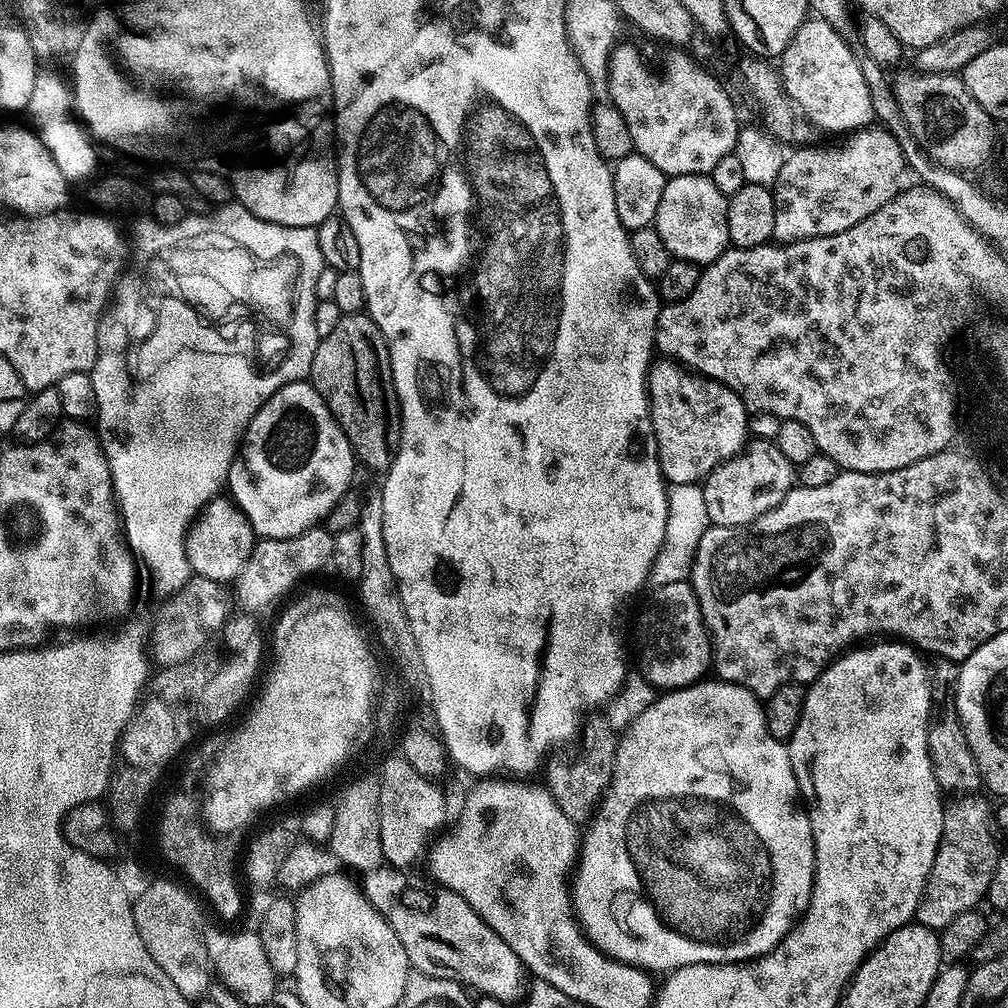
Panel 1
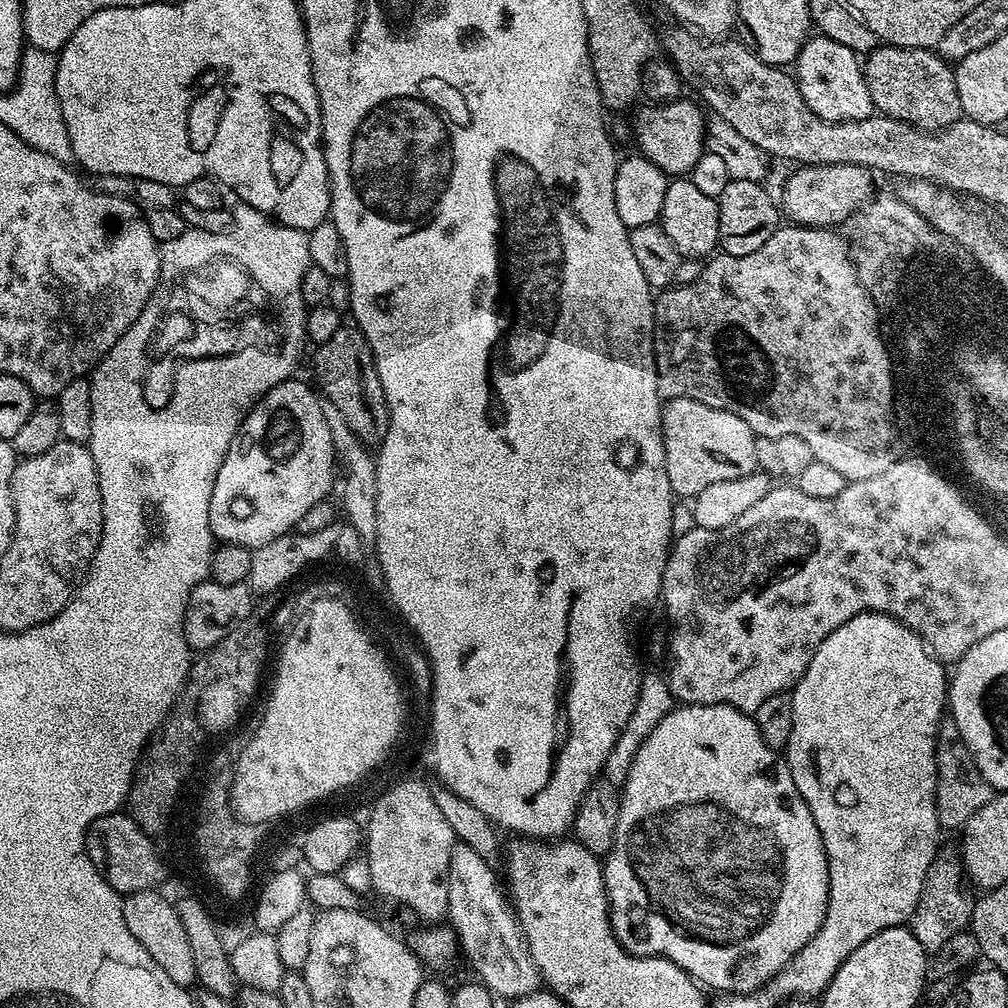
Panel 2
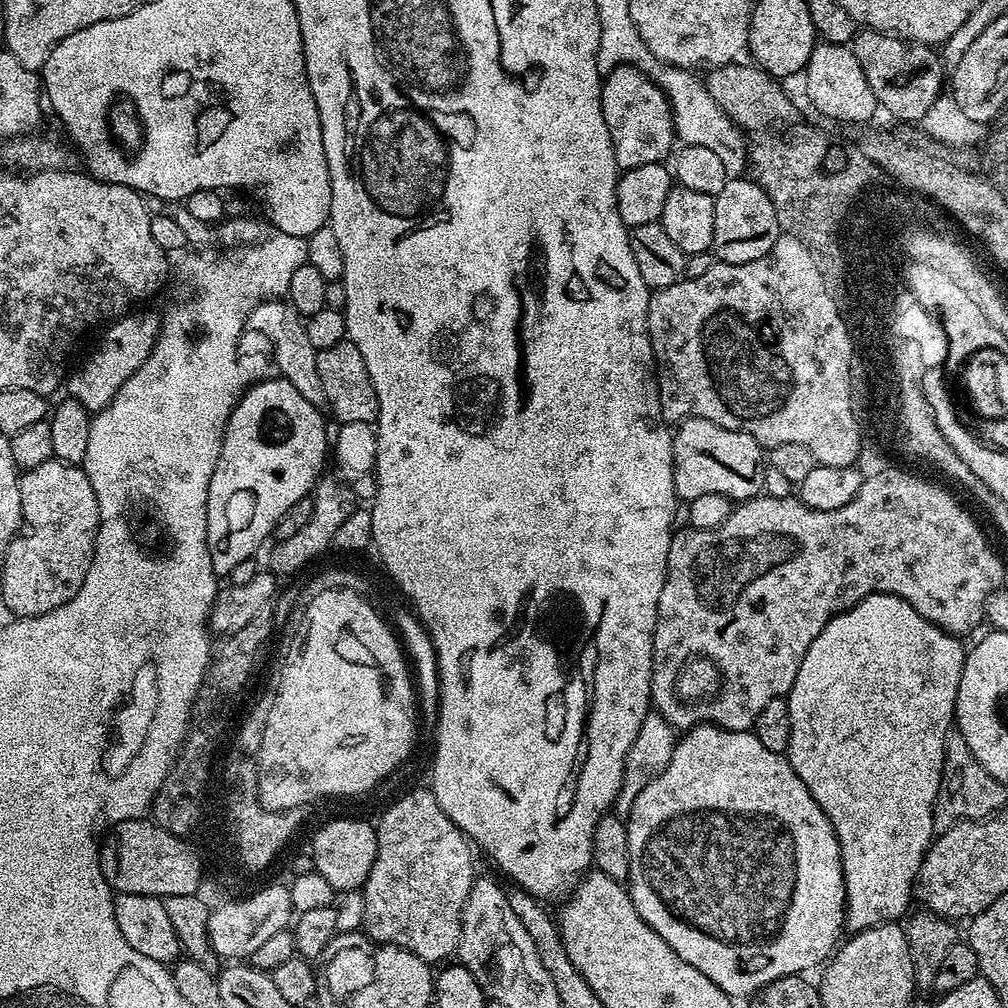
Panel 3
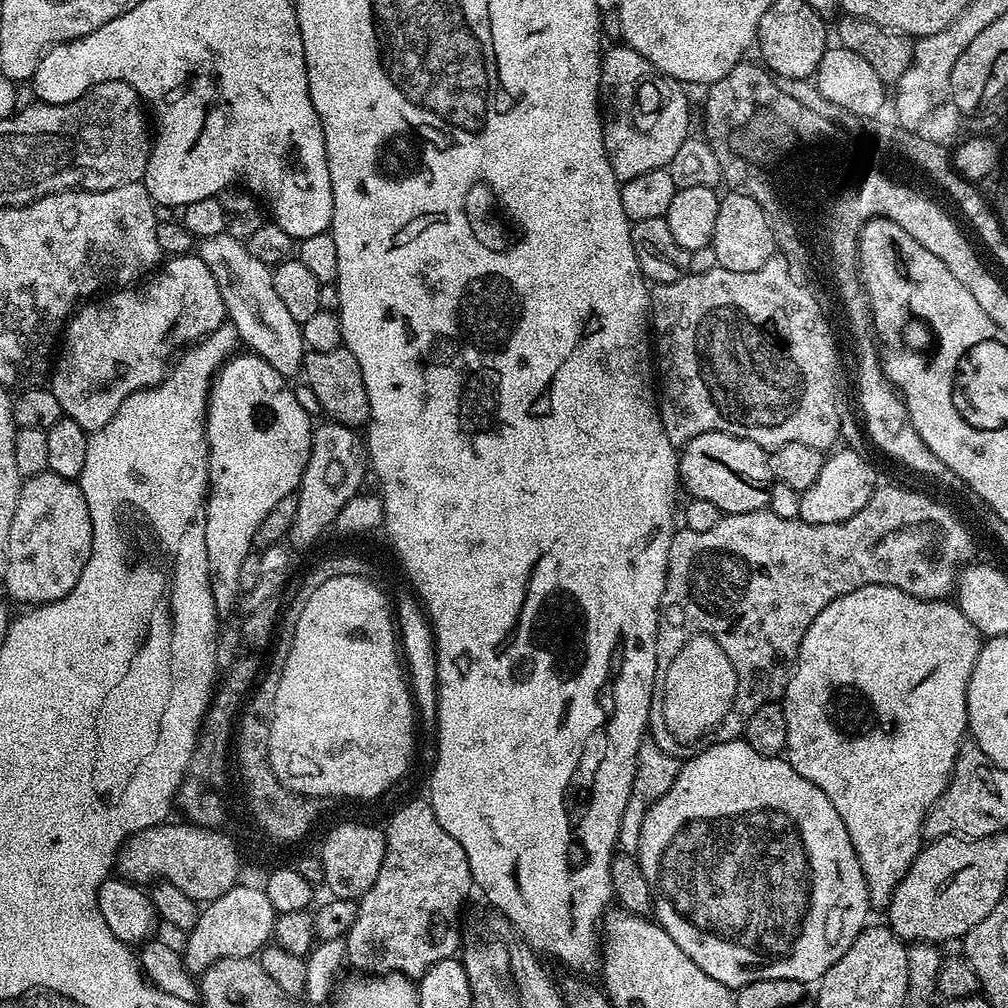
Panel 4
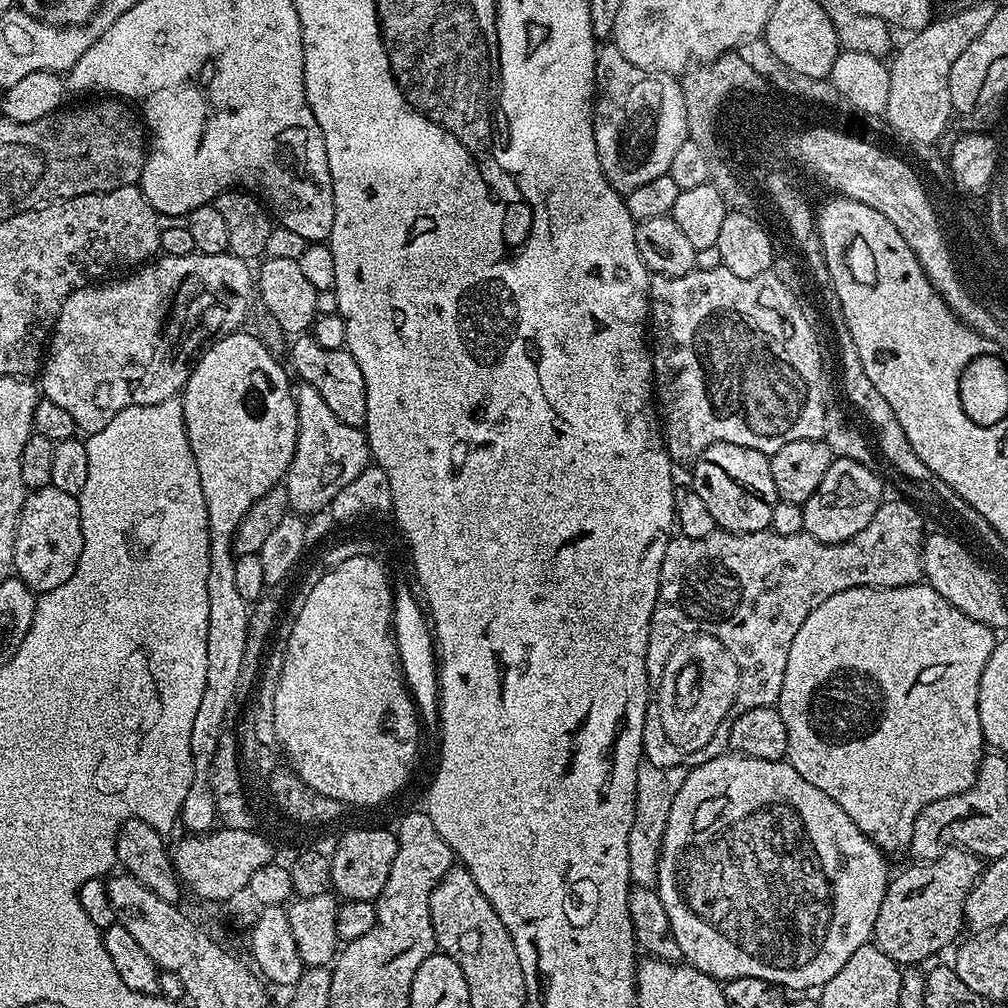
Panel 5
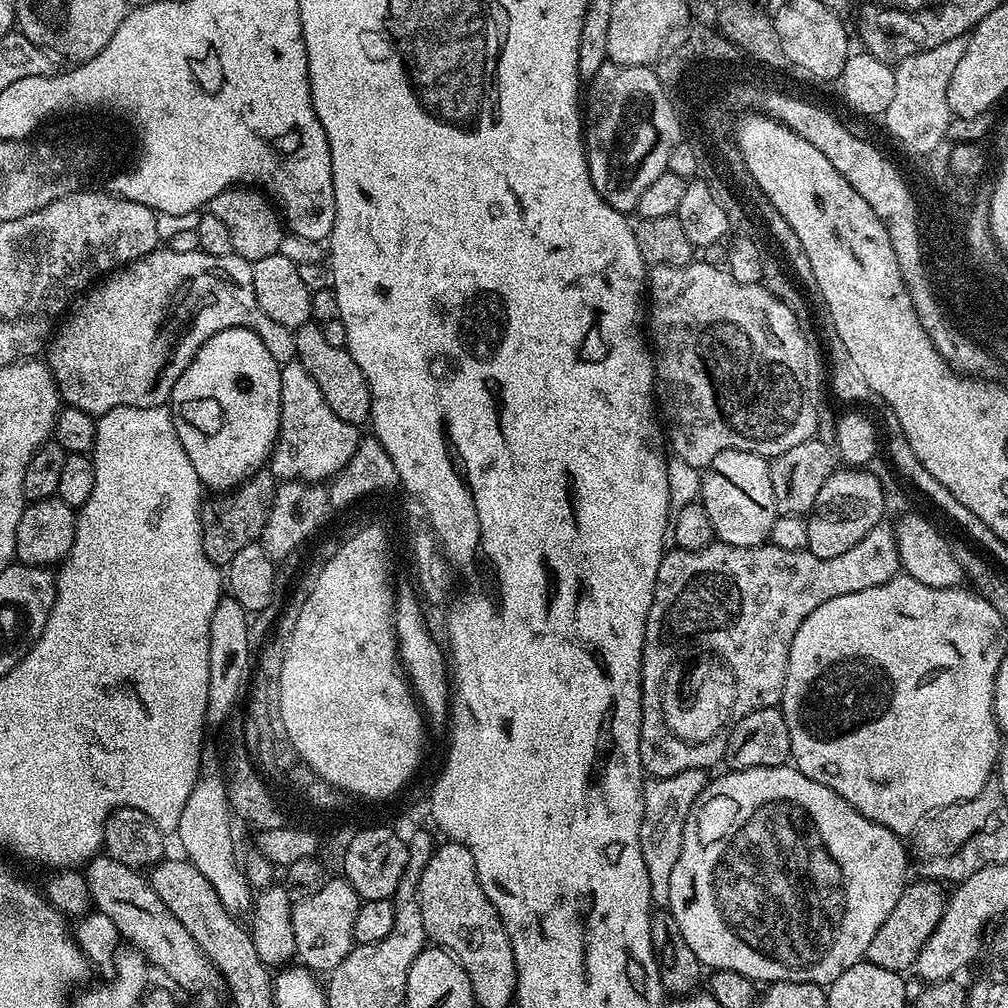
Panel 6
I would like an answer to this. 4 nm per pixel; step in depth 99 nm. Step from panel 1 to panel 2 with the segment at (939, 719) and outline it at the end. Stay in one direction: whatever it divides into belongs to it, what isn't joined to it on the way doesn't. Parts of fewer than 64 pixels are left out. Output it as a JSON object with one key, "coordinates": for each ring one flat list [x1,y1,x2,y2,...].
{"coordinates":[[945,719,940,725,938,733,939,743,936,745,936,813,941,829,956,828,963,829,964,823,986,802,990,802,994,795,994,790,986,778,982,778,982,773,975,765,974,758,971,757,970,750,966,748,960,740,958,726,951,719]]}

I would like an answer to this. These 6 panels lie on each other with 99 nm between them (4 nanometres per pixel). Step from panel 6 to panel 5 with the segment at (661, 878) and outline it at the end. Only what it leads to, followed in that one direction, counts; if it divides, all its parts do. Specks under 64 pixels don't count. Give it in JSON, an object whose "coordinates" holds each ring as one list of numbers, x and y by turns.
{"coordinates":[[641,763,638,770,638,786,636,787,636,813,630,826,630,838,626,846,630,854,630,878,638,888,655,889,658,878,658,862,662,838,666,834,666,822,670,818,670,806,674,806,674,798,678,798,678,790,682,790,682,782,686,782,689,769,683,763,674,766,654,766]]}

